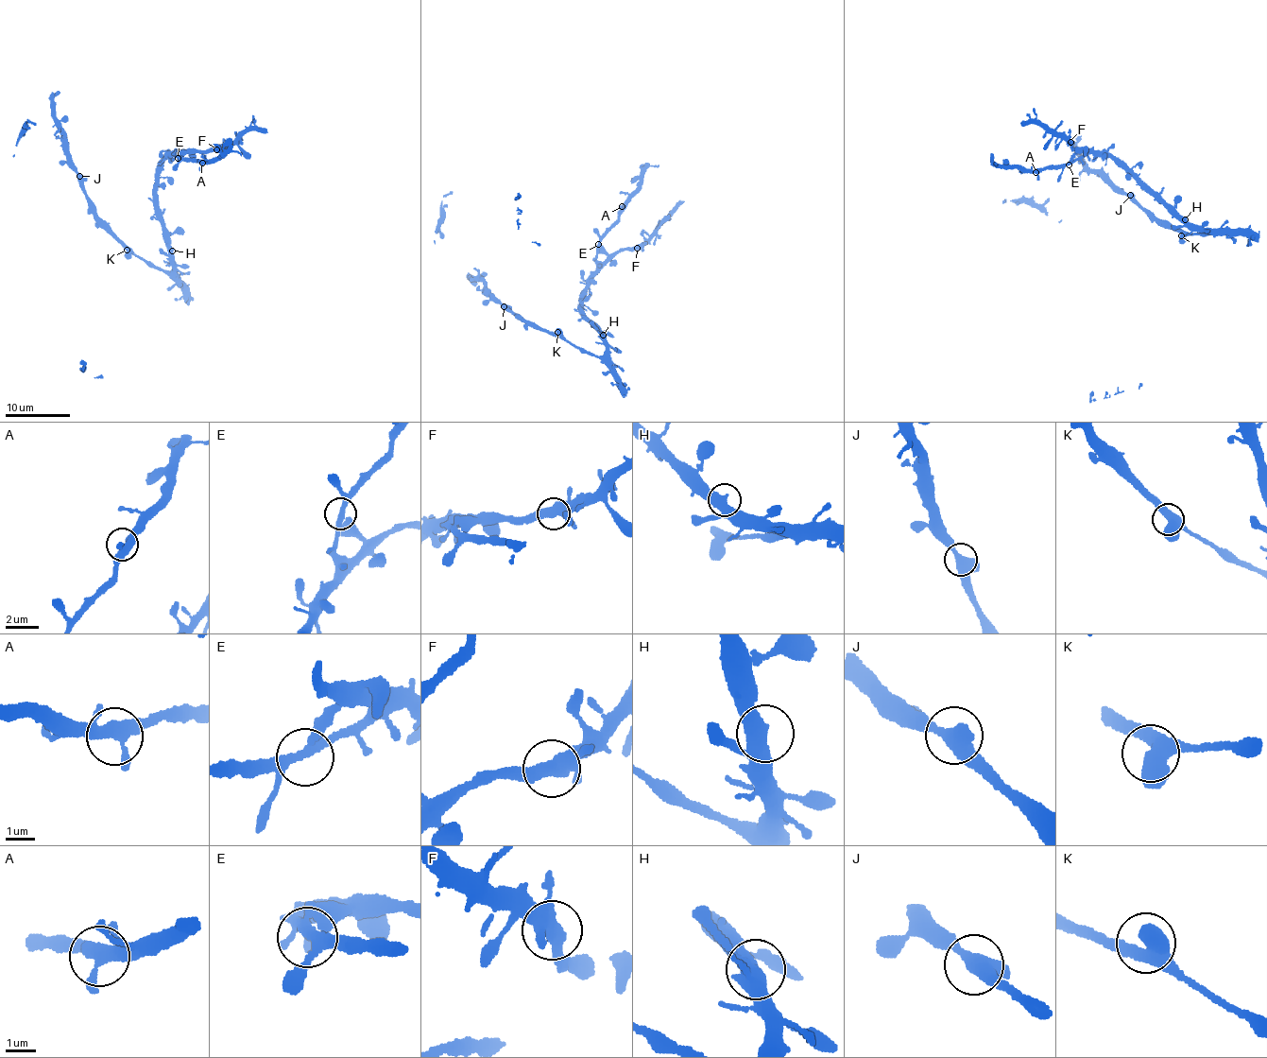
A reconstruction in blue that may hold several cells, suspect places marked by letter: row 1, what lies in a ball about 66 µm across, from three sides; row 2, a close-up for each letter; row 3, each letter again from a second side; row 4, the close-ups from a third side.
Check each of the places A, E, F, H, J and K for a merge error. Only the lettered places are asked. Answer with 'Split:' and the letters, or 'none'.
Split: none

